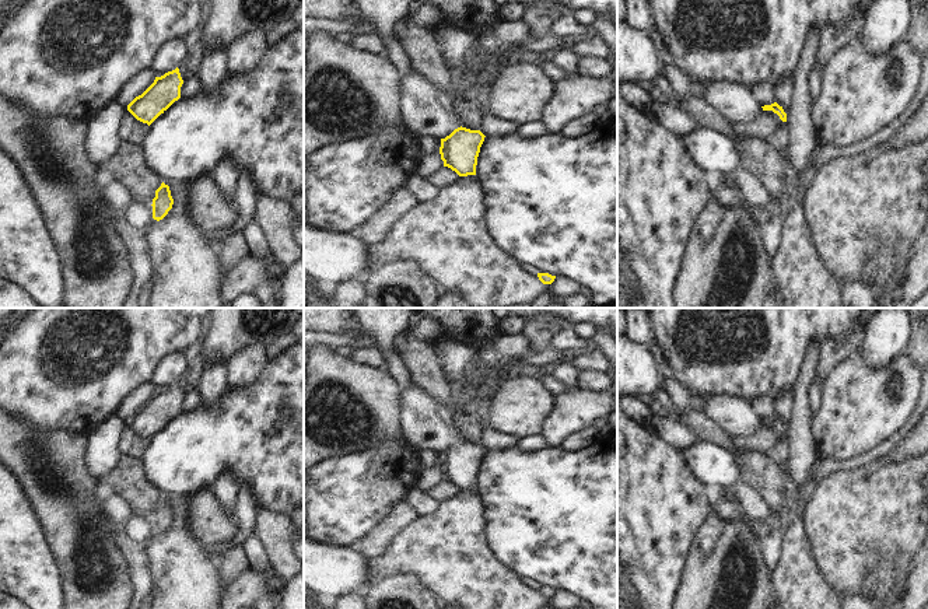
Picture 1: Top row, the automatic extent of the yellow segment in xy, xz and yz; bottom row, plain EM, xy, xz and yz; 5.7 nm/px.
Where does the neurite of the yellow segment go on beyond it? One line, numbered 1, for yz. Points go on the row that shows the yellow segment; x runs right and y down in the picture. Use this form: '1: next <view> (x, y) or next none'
1: next yz (734, 100)

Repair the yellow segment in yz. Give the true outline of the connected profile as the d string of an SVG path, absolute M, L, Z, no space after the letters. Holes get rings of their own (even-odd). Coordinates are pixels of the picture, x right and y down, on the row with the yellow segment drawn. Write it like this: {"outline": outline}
{"outline": "M710 80L704 98L718 109L725 118L736 122L752 122L763 111L773 111L782 122L787 122L787 113L777 102L761 106L753 97L750 88L740 83L729 80Z"}

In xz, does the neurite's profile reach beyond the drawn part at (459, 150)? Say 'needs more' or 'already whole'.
needs more

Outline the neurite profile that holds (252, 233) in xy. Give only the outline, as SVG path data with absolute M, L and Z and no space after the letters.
M249 220L241 232L248 242L248 251L266 263L266 274L281 280L286 266L270 252L259 224L255 220Z

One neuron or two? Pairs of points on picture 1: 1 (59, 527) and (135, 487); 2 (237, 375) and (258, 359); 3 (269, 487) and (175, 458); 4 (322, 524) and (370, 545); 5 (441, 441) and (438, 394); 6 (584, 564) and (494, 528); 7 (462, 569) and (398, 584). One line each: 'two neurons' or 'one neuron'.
1: two neurons
2: one neuron
3: one neuron
4: two neurons
5: two neurons
6: one neuron
7: two neurons

